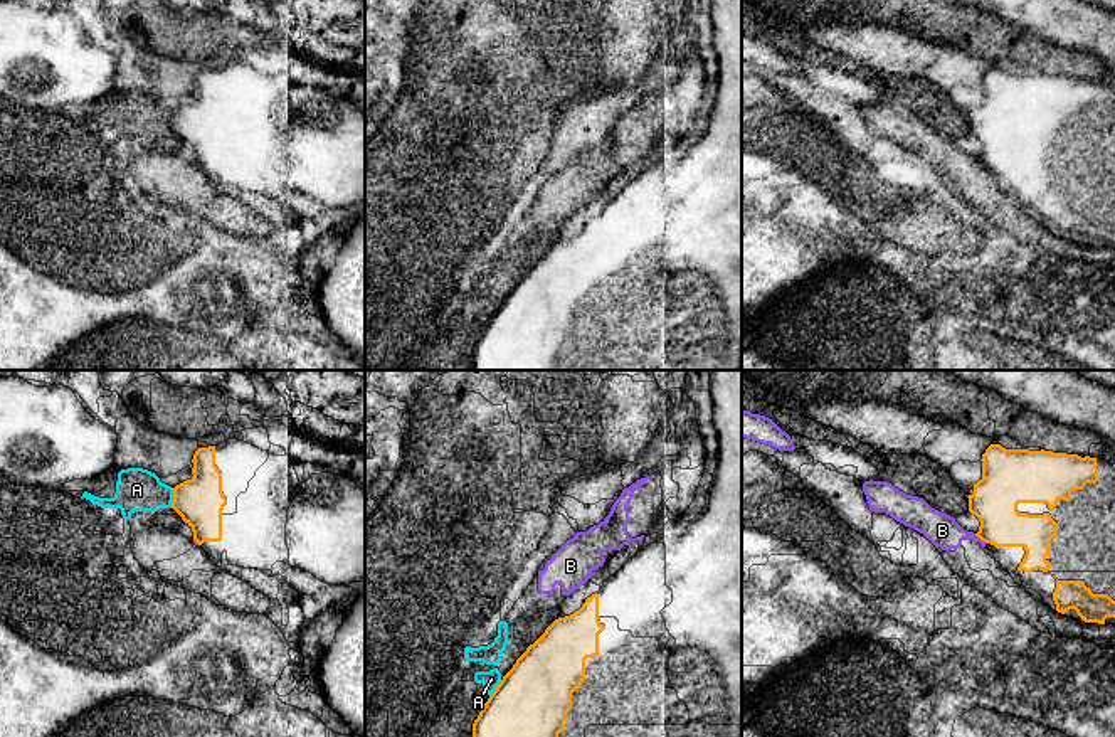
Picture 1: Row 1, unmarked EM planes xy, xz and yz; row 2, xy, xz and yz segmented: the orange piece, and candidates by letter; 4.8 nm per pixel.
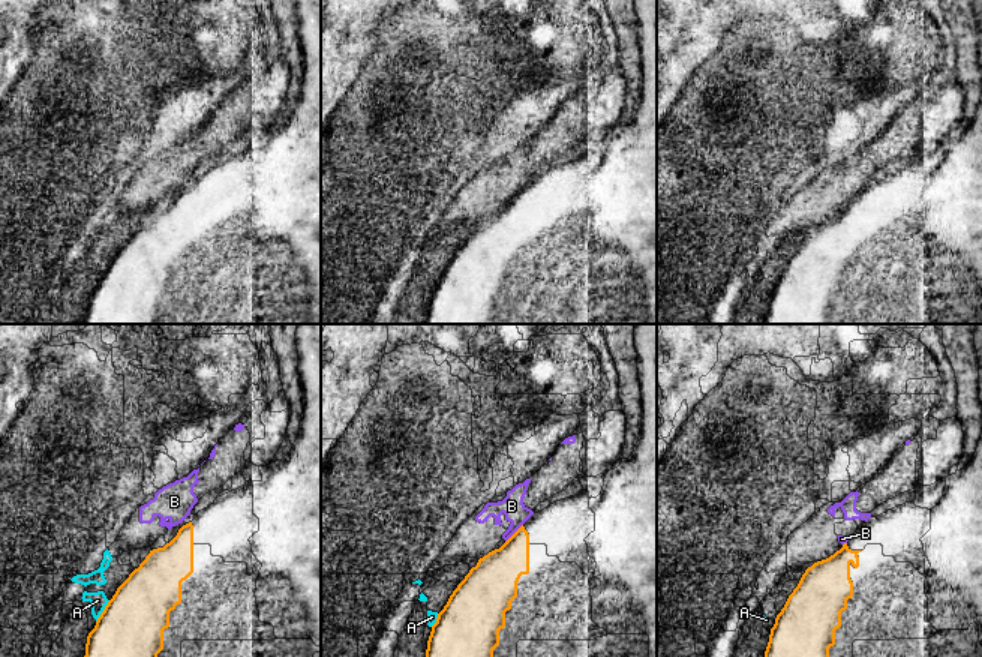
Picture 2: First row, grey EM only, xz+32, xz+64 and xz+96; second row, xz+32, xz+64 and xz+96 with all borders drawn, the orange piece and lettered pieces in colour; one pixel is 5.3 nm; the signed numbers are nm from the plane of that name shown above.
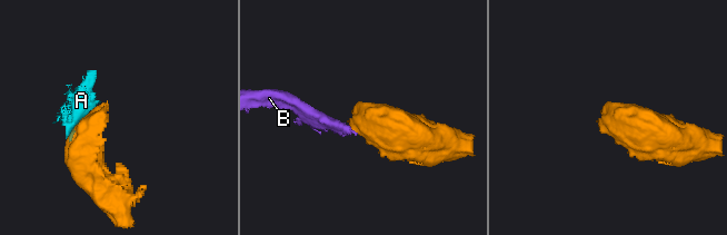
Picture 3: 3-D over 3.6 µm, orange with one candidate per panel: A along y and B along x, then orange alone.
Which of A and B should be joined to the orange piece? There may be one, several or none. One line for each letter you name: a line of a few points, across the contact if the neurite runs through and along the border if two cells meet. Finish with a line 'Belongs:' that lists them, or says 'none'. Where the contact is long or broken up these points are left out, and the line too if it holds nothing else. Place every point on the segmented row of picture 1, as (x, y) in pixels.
Belongs: none

